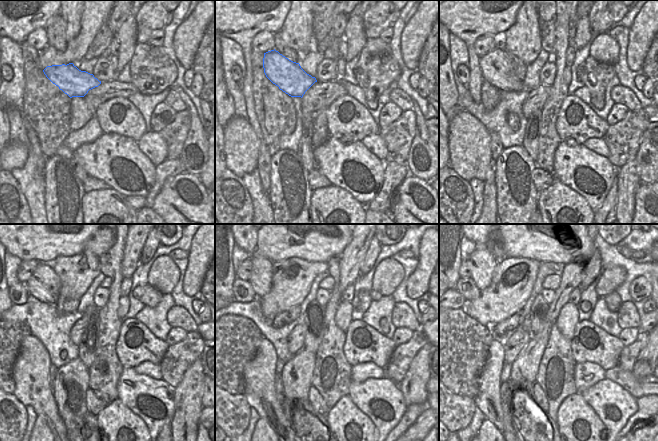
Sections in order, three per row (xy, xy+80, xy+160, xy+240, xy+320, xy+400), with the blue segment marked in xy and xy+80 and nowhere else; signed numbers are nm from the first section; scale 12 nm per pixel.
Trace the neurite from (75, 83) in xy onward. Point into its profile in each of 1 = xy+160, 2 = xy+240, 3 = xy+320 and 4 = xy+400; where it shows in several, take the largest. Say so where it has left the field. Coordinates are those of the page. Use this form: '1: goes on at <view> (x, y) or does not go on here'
1: goes on at xy+160 (497, 68)
2: goes on at xy+240 (44, 285)
3: goes on at xy+320 (261, 276)
4: goes on at xy+400 (483, 263)

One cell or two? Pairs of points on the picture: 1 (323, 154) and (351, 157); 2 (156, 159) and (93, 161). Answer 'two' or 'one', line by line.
1: one
2: two

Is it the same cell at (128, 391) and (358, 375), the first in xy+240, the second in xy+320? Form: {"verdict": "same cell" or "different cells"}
{"verdict": "different cells"}

